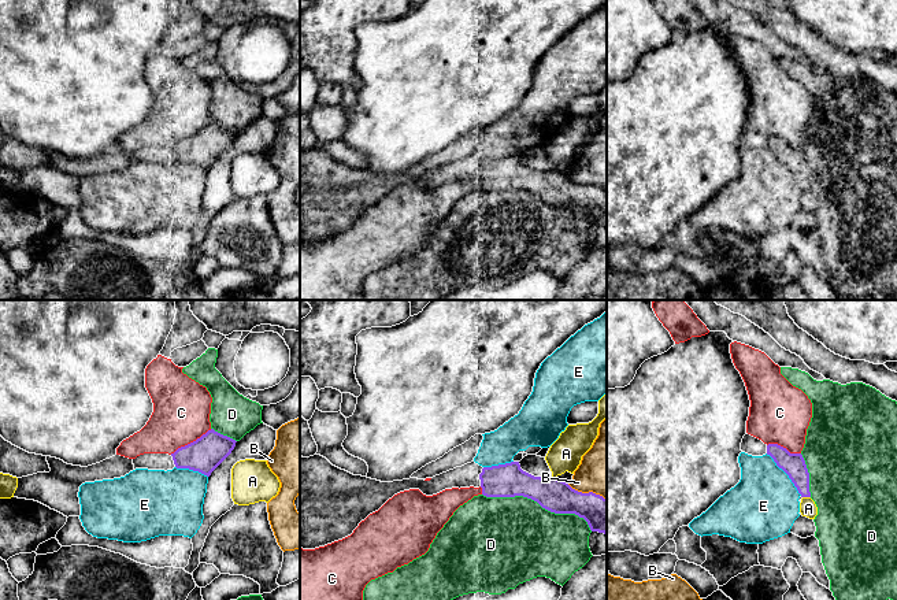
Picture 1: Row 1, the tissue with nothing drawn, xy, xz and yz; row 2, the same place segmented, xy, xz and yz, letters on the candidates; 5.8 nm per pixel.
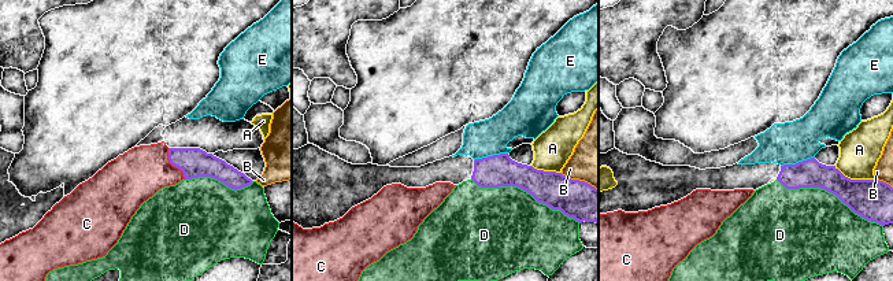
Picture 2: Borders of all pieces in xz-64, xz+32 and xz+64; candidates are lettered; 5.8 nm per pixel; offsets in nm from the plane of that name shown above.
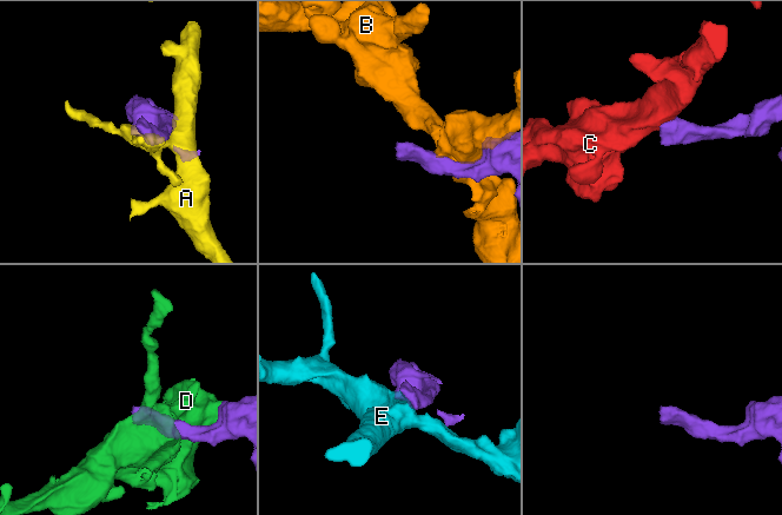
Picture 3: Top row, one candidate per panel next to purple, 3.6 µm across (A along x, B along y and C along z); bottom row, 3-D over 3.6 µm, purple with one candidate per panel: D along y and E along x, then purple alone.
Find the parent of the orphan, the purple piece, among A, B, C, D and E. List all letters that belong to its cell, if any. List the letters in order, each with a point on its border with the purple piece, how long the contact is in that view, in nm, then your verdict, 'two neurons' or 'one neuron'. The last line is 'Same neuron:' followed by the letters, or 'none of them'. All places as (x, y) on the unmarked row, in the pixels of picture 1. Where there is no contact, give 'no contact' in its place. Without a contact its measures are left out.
A: meets purple in yz at (807, 189); contact 50 nm long; two neurons
B: meets purple in xz at (586, 186); contact 240 nm long; two neurons
C: meets purple in xy at (191, 136); contact 280 nm long; two neurons
D: meets purple in xz at (538, 196); contact 700 nm long; two neurons
E: meets purple in yz at (786, 166); contact 320 nm long; two neurons
Same neuron: none of them

